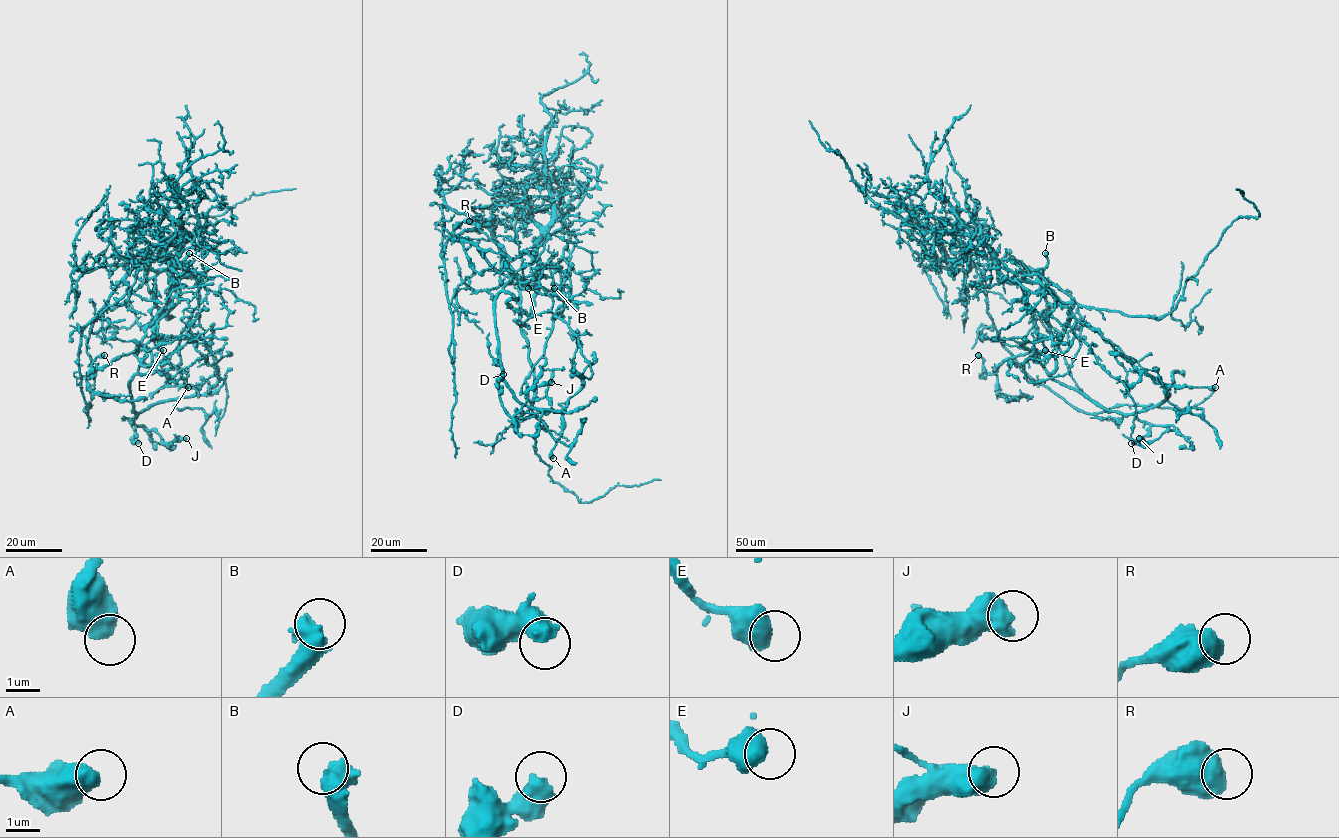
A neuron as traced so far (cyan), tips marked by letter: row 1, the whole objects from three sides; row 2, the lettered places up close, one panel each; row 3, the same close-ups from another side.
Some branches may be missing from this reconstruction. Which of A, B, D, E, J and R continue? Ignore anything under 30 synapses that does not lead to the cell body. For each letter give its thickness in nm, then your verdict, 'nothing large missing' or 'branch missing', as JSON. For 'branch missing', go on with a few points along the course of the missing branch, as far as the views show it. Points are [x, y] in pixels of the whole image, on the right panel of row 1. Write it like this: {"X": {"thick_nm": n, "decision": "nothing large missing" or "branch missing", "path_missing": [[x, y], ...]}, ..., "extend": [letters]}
{"A": {"thick_nm": 600, "decision": "nothing large missing"}, "B": {"thick_nm": 650, "decision": "branch missing", "path_missing": [[1045, 253], [1041, 228], [1021, 195], [970, 132], [891, 88], [880, 97]]}, "D": {"thick_nm": 550, "decision": "nothing large missing"}, "E": {"thick_nm": 650, "decision": "nothing large missing"}, "J": {"thick_nm": 700, "decision": "nothing large missing"}, "R": {"thick_nm": 850, "decision": "nothing large missing"}, "extend": ["B"]}

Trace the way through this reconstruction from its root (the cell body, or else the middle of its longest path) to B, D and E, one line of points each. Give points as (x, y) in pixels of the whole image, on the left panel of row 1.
B: (171, 278), (189, 253)
D: (171, 278), (179, 292), (159, 320), (130, 382), (136, 413), (132, 440), (138, 443)
E: (171, 278), (179, 292), (153, 334), (155, 345), (163, 350)

